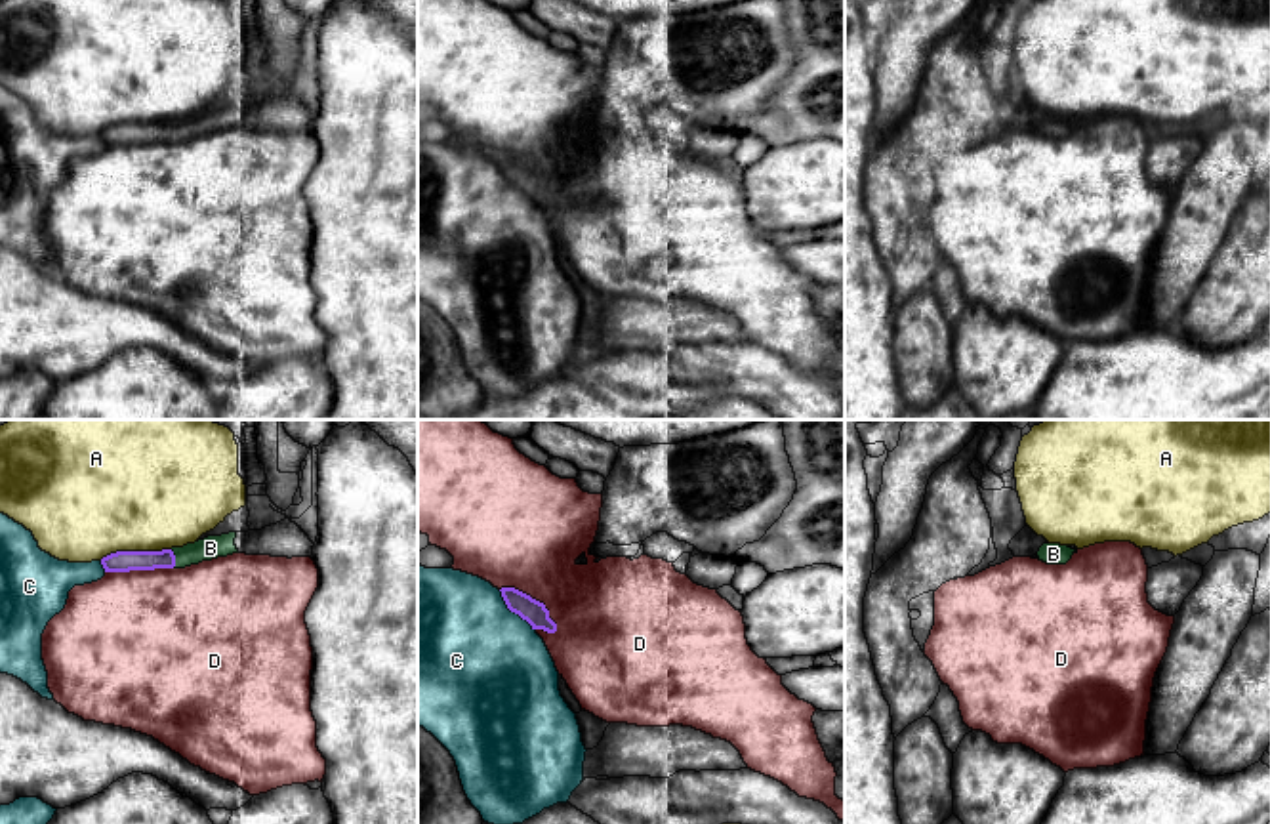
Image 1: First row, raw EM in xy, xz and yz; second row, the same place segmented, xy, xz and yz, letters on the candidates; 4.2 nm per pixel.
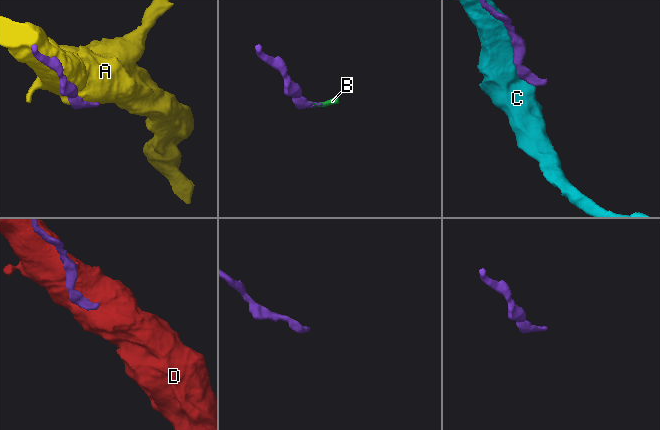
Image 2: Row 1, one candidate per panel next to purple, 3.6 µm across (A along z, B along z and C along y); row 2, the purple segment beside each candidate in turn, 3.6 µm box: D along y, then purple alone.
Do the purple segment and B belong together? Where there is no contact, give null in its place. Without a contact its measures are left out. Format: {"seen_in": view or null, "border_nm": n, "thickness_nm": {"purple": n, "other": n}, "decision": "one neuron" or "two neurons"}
{"seen_in": "xy", "border_nm": 80, "thickness_nm": {"purple": 100, "other": 100}, "decision": "one neuron"}

